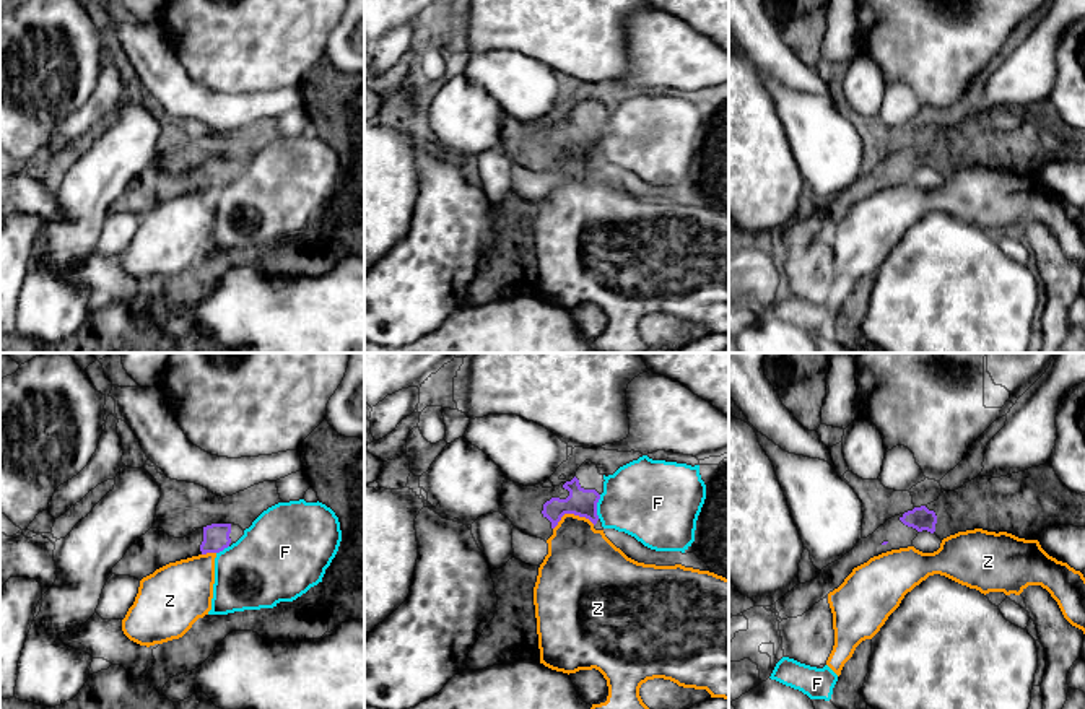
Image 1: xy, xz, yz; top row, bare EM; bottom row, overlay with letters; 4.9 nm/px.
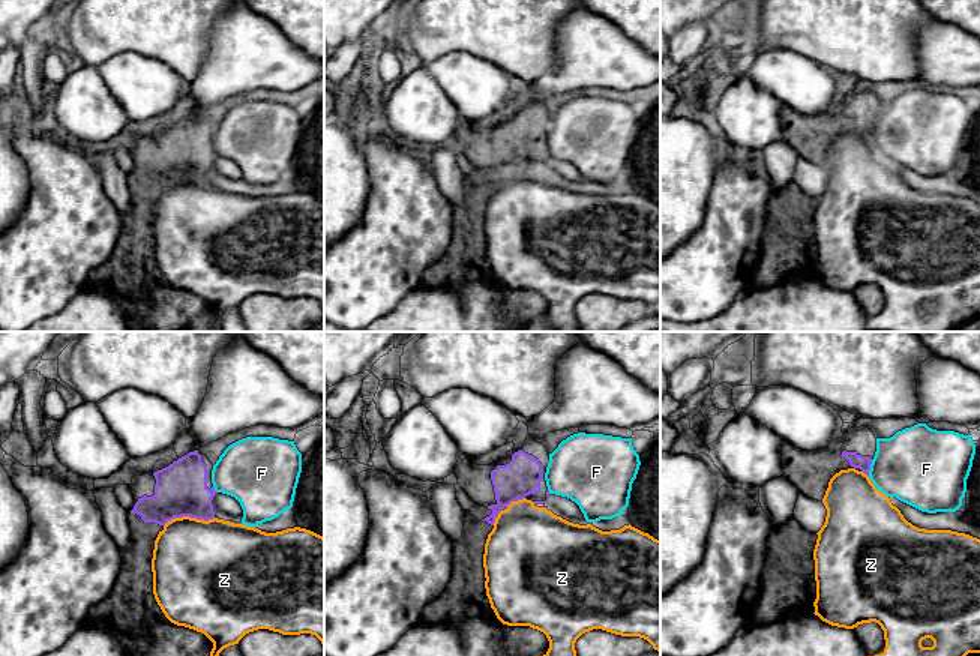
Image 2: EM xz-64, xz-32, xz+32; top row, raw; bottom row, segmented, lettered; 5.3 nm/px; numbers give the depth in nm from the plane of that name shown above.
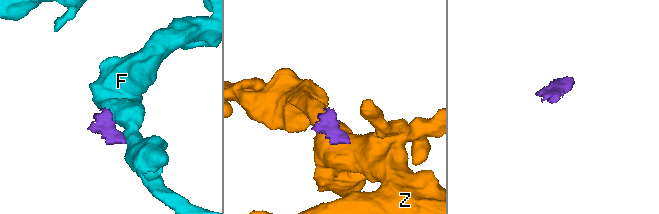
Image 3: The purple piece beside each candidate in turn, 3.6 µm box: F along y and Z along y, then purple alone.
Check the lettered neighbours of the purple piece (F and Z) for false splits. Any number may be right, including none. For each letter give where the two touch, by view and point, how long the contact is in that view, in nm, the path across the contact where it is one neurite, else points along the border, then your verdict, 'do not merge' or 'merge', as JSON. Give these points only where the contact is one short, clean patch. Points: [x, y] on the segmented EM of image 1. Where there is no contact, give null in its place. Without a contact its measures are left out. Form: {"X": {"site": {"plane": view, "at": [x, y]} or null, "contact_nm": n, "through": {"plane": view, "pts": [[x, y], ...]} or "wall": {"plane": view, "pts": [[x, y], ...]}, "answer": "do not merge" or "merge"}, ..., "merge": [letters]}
{"F": {"site": {"plane": "xz", "at": [596, 506]}, "contact_nm": 120, "answer": "do not merge"}, "Z": {"site": {"plane": "xz", "at": [571, 513]}, "contact_nm": 200, "answer": "do not merge"}, "merge": []}

